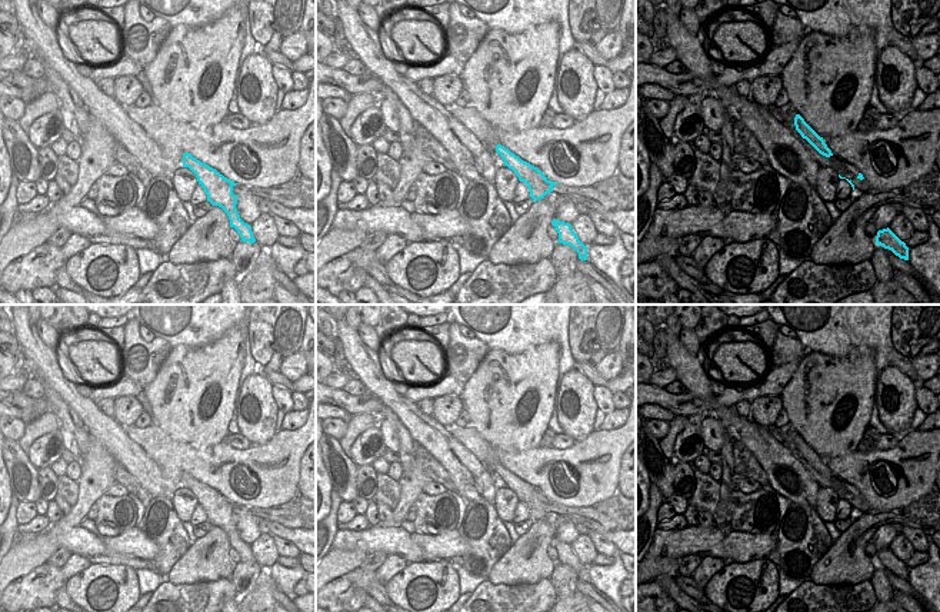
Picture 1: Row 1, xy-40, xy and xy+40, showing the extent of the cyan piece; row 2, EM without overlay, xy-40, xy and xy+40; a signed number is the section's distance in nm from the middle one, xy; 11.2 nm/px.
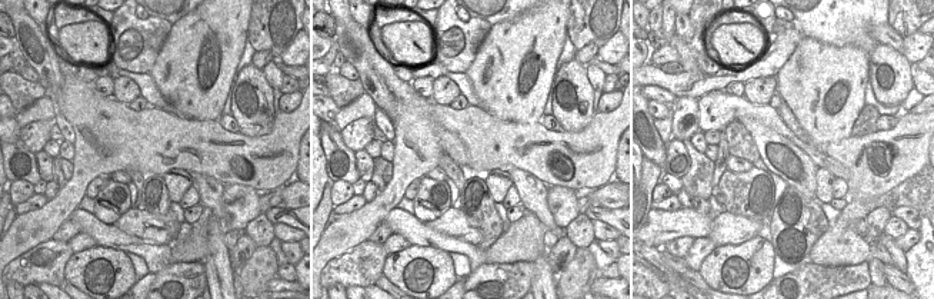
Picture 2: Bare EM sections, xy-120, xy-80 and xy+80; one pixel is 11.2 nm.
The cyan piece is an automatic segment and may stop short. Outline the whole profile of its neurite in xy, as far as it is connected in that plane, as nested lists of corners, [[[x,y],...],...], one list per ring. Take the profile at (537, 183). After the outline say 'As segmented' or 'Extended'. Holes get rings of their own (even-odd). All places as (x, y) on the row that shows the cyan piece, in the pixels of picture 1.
[[[501,144],[496,146],[496,152],[504,160],[504,166],[511,169],[520,182],[524,182],[530,190],[530,197],[534,200],[543,199],[559,183],[550,182],[537,167],[521,160]]]. As segmented

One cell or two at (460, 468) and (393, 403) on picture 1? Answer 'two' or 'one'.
one

